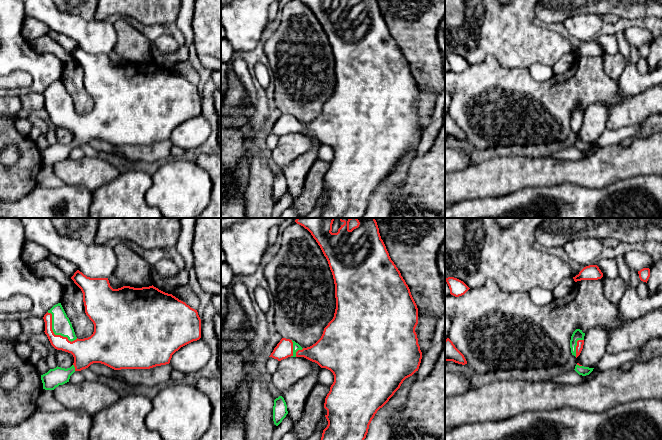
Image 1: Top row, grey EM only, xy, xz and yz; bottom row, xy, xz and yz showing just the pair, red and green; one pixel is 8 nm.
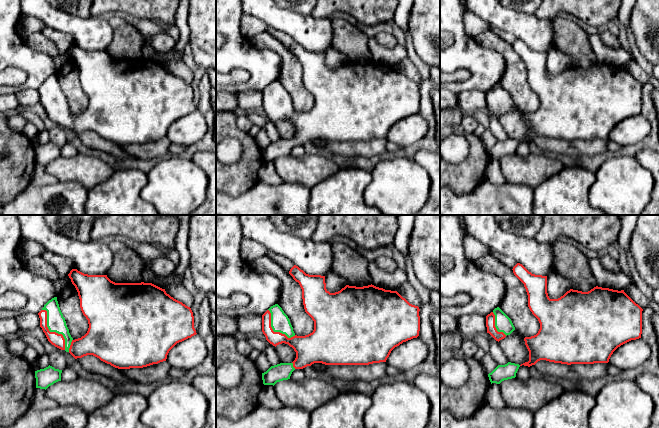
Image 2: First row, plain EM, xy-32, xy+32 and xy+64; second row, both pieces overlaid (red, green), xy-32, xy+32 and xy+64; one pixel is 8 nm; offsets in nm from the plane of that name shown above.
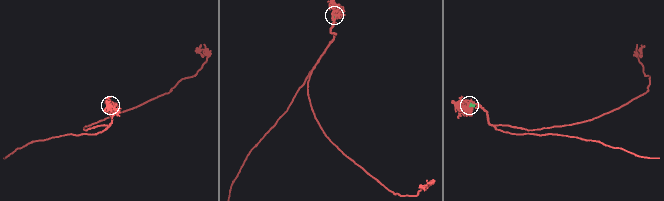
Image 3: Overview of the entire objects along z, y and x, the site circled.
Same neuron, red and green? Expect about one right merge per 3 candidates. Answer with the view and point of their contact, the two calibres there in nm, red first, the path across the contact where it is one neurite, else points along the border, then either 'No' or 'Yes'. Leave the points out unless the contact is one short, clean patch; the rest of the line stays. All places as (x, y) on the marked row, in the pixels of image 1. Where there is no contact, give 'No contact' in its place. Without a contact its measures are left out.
Touches red at xy (53, 333). Thickness 160 nm (red) against 160 nm. Yes

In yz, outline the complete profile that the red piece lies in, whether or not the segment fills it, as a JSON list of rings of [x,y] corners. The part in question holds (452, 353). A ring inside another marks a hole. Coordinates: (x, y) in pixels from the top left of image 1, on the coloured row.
[[[449,338],[445,340],[445,361],[453,361],[462,365],[467,364],[464,355],[455,347]]]

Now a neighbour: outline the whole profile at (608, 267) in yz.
[[[607,258],[598,261],[597,266],[605,278],[614,279],[619,276],[617,262],[614,258]]]

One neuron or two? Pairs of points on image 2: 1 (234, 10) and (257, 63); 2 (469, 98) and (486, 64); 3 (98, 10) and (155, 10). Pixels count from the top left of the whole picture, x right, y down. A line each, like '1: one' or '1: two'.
1: one
2: two
3: one

